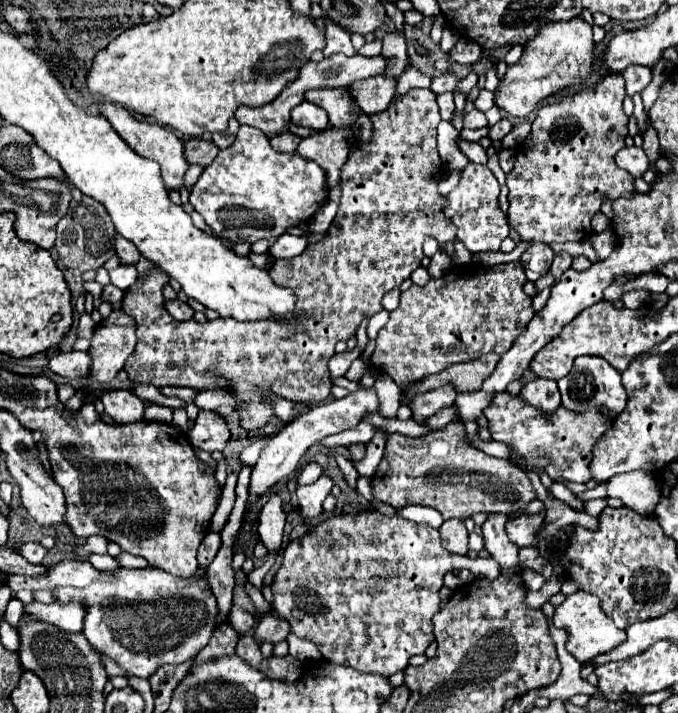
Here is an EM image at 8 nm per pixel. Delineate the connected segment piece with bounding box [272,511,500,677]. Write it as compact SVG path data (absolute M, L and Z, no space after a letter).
M360 511L356 515L338 515L332 519L326 519L322 523L318 523L318 529L314 529L314 533L310 533L310 537L298 537L298 541L292 541L286 551L284 551L284 559L282 565L278 569L278 573L274 575L272 581L272 593L274 593L274 607L276 607L276 615L284 617L290 625L292 625L292 633L314 641L322 653L322 657L326 661L338 663L338 665L348 665L354 667L360 673L382 673L386 677L394 675L396 671L404 671L408 667L408 659L414 655L424 655L424 651L428 649L430 643L434 643L434 633L432 633L432 617L440 611L440 589L444 585L444 575L448 571L458 571L462 567L468 567L476 577L488 577L488 579L496 579L500 577L498 573L498 565L494 565L494 561L490 559L470 559L470 557L462 557L462 555L452 555L448 553L442 543L440 543L440 533L424 523L412 523L400 515L396 517L386 517L378 511L370 513L370 511Z

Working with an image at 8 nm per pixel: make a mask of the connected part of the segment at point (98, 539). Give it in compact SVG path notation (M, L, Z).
M92 535L92 537L86 539L86 543L82 543L82 545L78 547L78 555L82 555L82 557L86 557L86 555L90 555L90 553L100 553L100 555L104 555L104 553L106 553L106 547L108 547L108 539L106 539L106 537L102 537L102 535Z

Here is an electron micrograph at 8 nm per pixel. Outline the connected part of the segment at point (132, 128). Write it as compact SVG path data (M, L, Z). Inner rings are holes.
M98 103L98 111L112 123L112 127L118 131L118 135L142 157L150 157L154 161L160 163L162 169L162 181L168 189L176 189L182 187L182 177L188 171L188 163L182 157L184 145L182 141L170 131L160 127L158 123L148 123L148 121L138 121L128 109L122 109L122 105L114 105L114 103Z

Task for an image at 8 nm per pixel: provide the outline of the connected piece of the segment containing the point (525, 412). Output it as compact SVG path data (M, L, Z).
M494 393L494 405L486 409L488 431L492 441L500 441L510 449L508 461L516 463L522 471L548 473L554 483L588 483L590 477L590 453L594 449L594 441L602 437L606 429L614 421L602 421L598 417L598 409L590 409L590 413L570 413L562 409L562 405L554 411L554 417L546 421L538 409L526 405L522 397L506 393Z

